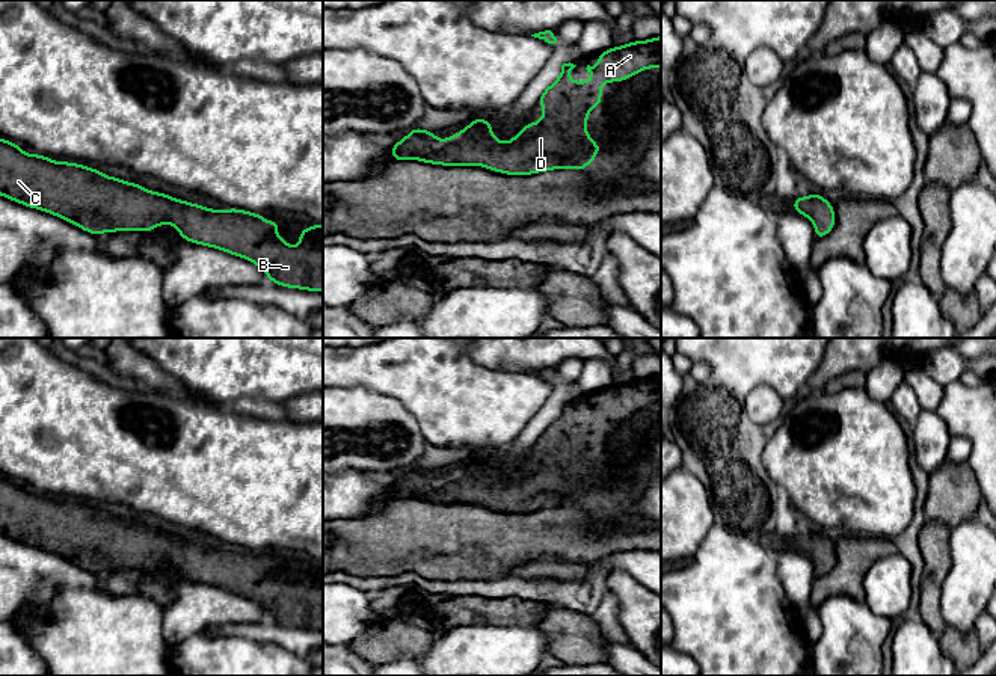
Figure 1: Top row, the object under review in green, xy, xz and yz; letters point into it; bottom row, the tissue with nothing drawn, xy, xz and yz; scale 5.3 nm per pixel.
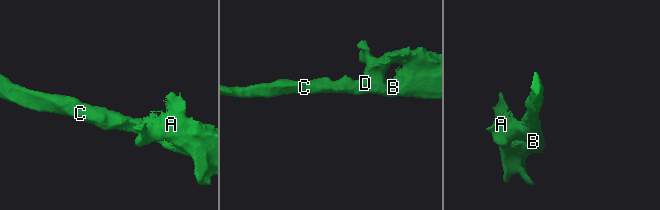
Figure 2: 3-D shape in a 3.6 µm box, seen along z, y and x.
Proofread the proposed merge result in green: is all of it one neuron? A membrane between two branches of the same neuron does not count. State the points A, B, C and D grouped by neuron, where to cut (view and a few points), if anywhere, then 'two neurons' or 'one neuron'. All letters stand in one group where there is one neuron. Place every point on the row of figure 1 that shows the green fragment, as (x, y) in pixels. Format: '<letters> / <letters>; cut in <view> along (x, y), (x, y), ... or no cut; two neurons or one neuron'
A B C D; no cut; one neuron

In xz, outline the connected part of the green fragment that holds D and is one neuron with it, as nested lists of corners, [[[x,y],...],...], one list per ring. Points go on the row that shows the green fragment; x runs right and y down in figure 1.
[[[661,36],[646,41],[631,41],[622,47],[611,47],[599,53],[598,65],[587,65],[587,72],[593,77],[586,81],[569,78],[573,63],[563,63],[554,84],[548,84],[539,97],[540,109],[545,112],[537,122],[525,124],[524,128],[507,143],[498,140],[493,133],[493,124],[477,118],[459,133],[439,140],[435,131],[420,127],[410,130],[406,137],[391,146],[391,157],[398,161],[418,160],[439,166],[481,166],[504,175],[534,175],[554,169],[586,171],[586,166],[595,164],[595,157],[604,145],[593,142],[587,131],[587,118],[592,109],[599,106],[604,98],[601,86],[605,83],[626,81],[637,72],[649,68],[661,69]]]

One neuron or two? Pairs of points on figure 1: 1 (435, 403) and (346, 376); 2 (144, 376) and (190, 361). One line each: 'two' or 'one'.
1: one
2: two

